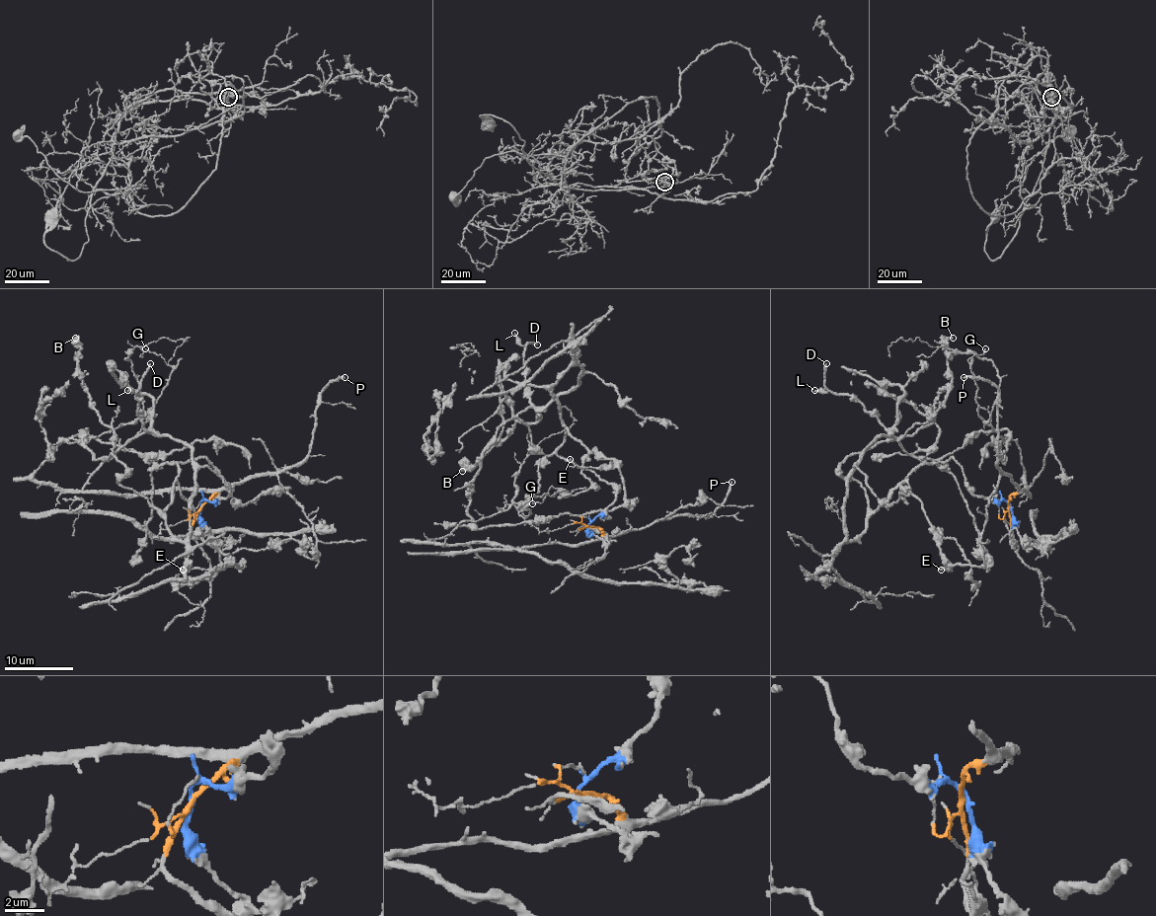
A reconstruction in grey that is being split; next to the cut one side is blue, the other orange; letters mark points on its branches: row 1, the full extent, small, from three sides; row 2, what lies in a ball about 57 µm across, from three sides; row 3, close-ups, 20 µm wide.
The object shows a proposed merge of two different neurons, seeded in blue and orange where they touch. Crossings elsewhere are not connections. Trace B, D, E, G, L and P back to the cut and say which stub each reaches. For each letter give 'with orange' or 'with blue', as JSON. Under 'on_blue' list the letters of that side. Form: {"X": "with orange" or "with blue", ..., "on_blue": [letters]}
{"B": "with blue", "D": "with blue", "E": "with blue", "G": "with orange", "L": "with blue", "P": "with orange", "on_blue": ["B", "D", "E", "L"]}

